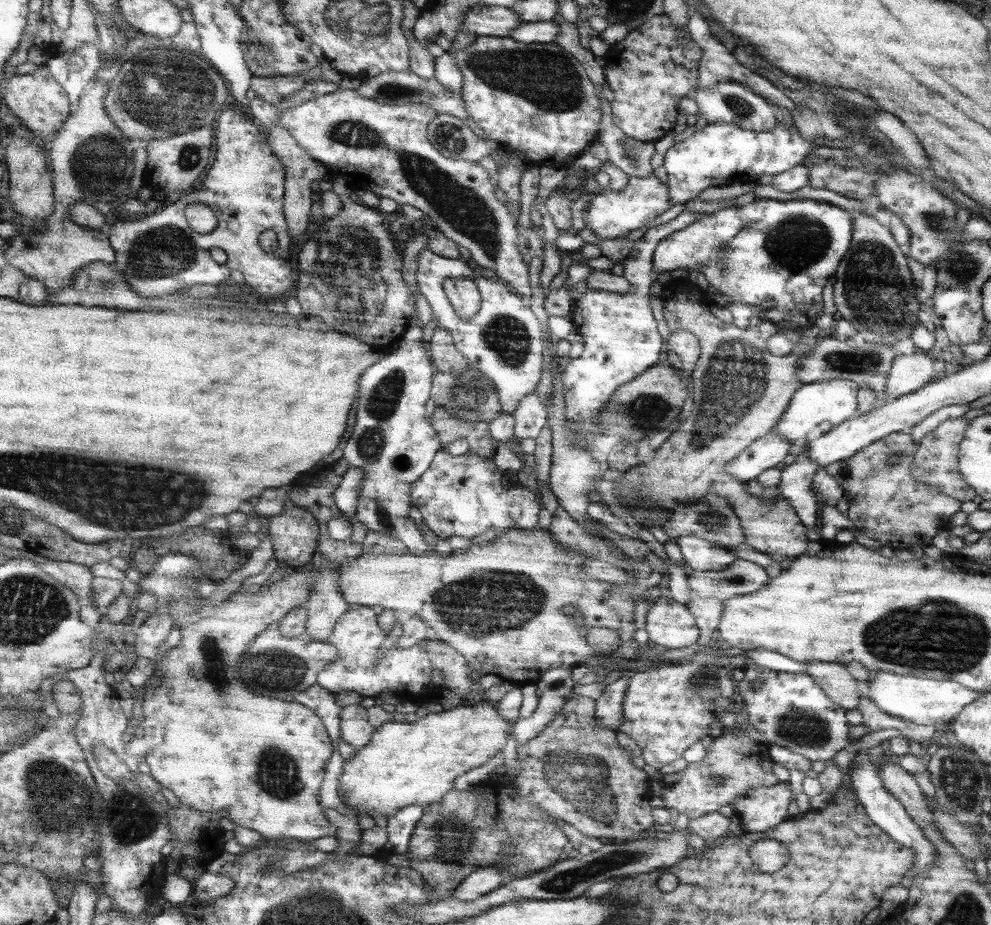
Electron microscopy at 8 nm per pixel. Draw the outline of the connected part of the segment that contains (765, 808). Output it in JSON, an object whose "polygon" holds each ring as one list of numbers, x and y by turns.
{"polygon":[[779,781,771,786,757,786,731,801,730,805,740,824,745,827,745,832,758,834,773,829,777,824,789,819,786,811,791,799,788,783]]}

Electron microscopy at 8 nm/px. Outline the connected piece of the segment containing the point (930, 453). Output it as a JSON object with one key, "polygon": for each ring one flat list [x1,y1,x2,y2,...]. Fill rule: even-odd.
{"polygon":[[961,416,959,418,945,420,941,424,938,424,931,432,927,432,921,438,921,441,919,441,917,448,913,452,912,462,910,464,911,476,914,477,916,482,929,485,937,493,943,493,943,495,954,498,960,503,969,502,975,495,973,488,967,485,961,479,959,472,957,472,957,444,959,444,961,437,963,437,967,423,969,421]]}

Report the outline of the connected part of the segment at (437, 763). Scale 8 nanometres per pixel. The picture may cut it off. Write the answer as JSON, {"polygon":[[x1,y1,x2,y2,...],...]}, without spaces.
{"polygon":[[479,697,472,705,451,708,449,712,427,714,413,723,393,721,383,724,376,728,367,746,356,750,355,755,345,761,340,782,340,787,345,792,345,807,357,817,364,814,372,817,378,812,387,818,406,807,417,805,425,808,427,804,439,802,454,789,453,784,461,774,485,764,502,750,507,742,507,729,509,724,499,716,499,712,495,712,493,703]]}

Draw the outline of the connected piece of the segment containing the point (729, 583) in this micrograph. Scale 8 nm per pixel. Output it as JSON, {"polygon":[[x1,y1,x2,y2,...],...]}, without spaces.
{"polygon":[[738,558,723,569,691,571,686,580,690,592,699,598,717,598,723,601,732,596,757,592,767,582,769,577,761,566]]}

